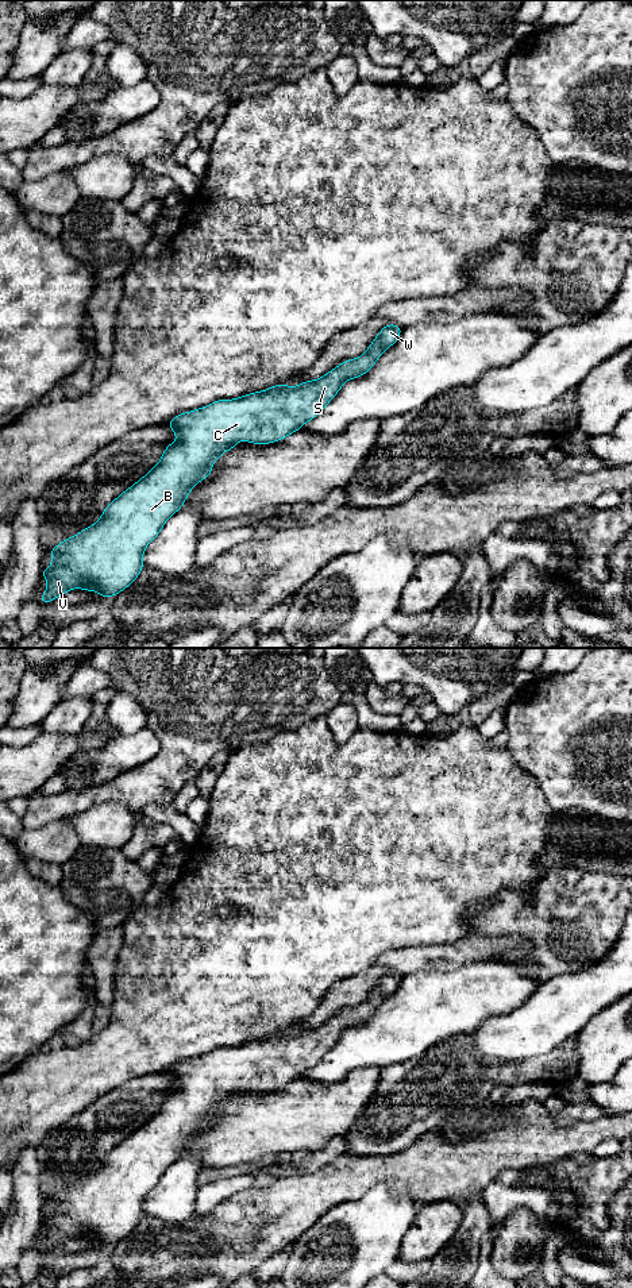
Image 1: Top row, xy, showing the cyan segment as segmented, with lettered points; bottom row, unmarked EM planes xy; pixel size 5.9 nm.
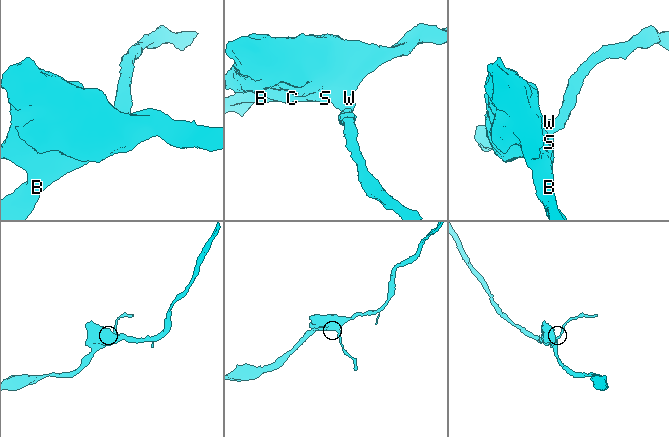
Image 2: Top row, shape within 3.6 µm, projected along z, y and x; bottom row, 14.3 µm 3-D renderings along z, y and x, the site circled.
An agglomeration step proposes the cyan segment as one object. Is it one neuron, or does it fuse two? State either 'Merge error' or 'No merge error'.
No merge error

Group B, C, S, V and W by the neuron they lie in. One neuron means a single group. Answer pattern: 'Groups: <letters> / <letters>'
Groups: B C S V W

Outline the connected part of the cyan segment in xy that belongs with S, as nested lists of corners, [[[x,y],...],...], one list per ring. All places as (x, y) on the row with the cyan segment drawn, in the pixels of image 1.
[[[396,324],[385,325],[362,356],[342,362],[319,379],[305,381],[298,386],[278,383],[239,398],[217,400],[173,417],[166,425],[174,431],[177,441],[166,446],[159,463],[107,505],[97,522],[49,551],[51,566],[41,570],[41,575],[47,579],[47,589],[39,601],[51,602],[72,589],[97,591],[101,598],[123,591],[143,570],[146,547],[182,508],[196,483],[211,475],[212,464],[221,454],[232,450],[240,440],[269,444],[301,429],[328,405],[346,381],[367,374],[377,359],[397,342],[401,331]]]

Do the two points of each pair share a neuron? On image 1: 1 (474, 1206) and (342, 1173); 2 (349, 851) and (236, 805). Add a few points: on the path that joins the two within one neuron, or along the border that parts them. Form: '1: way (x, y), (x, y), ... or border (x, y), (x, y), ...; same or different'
1: border (480, 1192), (462, 1206); different
2: way (320, 851), (273, 806), (265, 805); same

